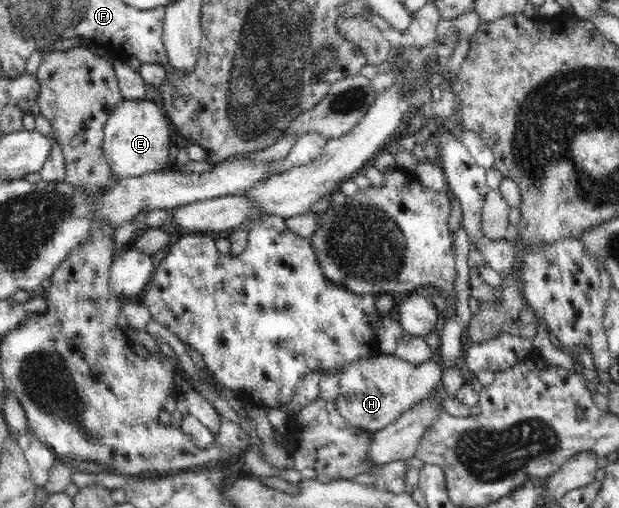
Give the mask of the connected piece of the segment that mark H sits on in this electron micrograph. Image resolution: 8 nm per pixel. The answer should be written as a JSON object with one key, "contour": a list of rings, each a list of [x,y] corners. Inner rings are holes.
{"contour":[[[380,351],[377,352],[379,354],[376,356],[367,356],[365,359],[351,362],[342,367],[339,392],[335,400],[335,406],[337,406],[341,417],[345,418],[349,424],[359,426],[359,428],[371,433],[375,433],[386,425],[393,423],[406,409],[428,396],[440,383],[441,377],[441,367],[435,361],[427,360],[419,365],[411,365],[411,363],[401,360],[395,353],[384,354]]]}

